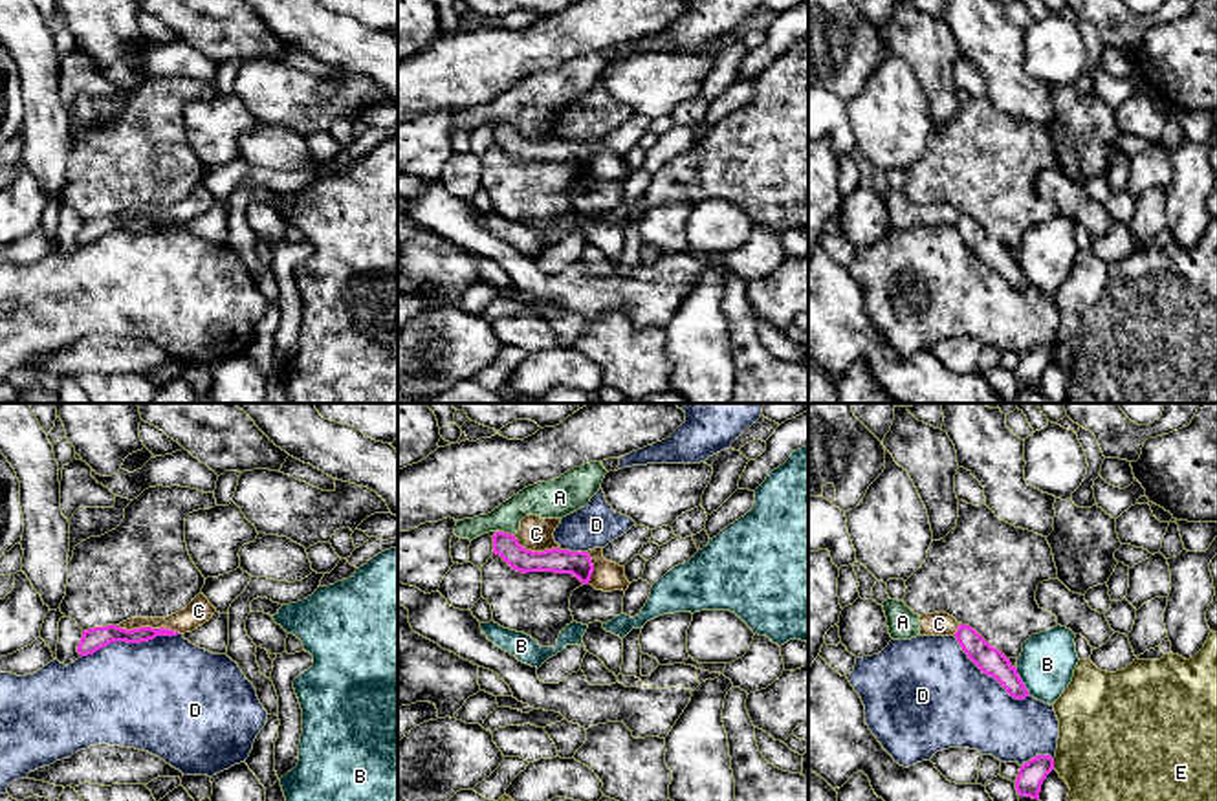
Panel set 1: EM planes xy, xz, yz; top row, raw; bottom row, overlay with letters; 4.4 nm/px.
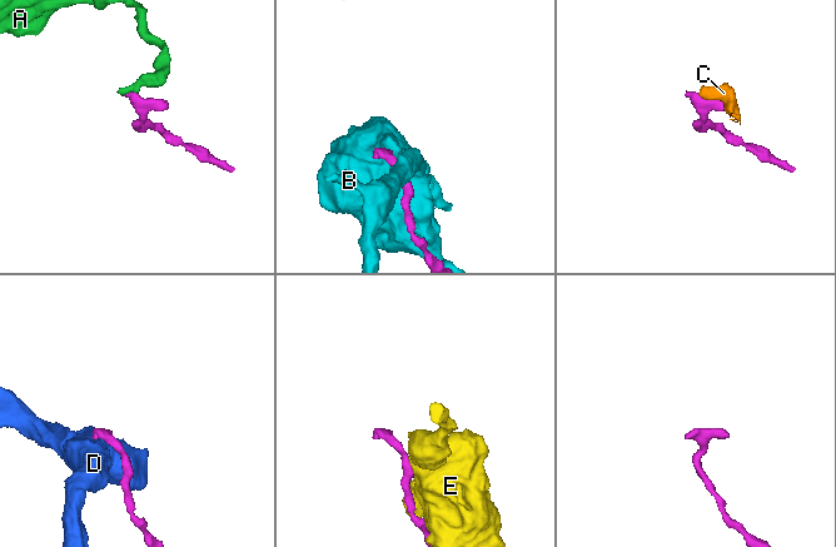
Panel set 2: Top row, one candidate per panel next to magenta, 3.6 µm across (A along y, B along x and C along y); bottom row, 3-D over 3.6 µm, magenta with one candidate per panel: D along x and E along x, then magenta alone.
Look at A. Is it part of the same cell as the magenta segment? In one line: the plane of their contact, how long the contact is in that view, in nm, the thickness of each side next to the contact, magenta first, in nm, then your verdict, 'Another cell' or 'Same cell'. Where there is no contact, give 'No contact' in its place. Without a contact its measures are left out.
Touches magenta in xz. Shared border 90 nm. Thickness 110 nm (magenta) against 160 nm. Another cell

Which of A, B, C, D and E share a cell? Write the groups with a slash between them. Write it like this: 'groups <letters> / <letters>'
groups A C / B / D / E

